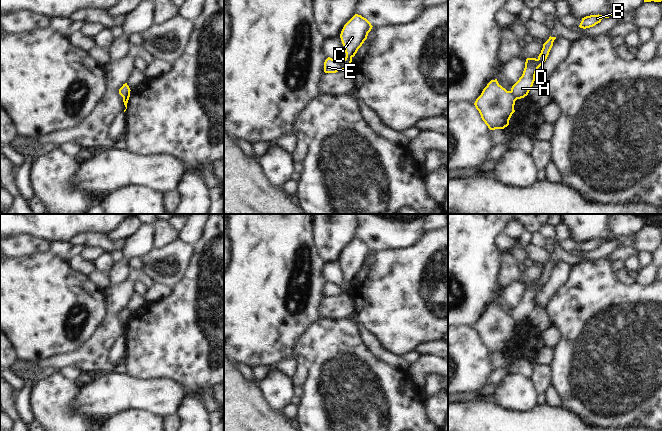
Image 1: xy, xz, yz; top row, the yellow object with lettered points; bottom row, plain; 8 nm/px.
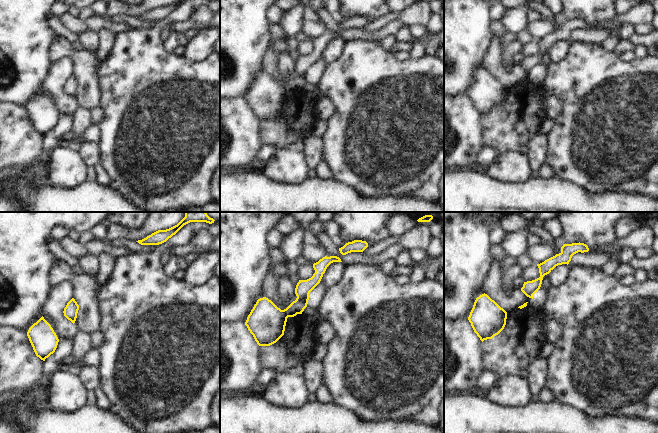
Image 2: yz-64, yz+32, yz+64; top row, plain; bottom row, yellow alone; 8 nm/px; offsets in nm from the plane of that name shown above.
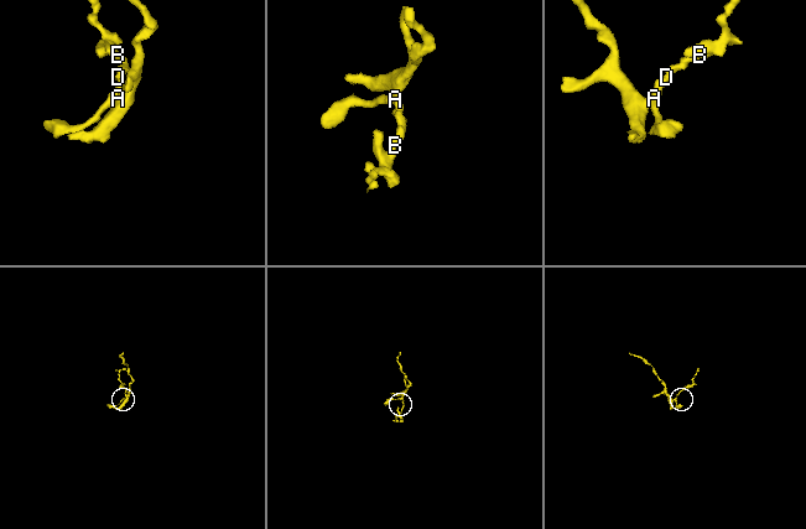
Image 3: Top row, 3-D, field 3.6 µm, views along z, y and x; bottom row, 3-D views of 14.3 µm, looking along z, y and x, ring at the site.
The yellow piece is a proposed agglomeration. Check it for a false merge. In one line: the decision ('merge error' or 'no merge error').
merge error

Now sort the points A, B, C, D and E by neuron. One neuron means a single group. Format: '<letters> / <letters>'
A B D E / C

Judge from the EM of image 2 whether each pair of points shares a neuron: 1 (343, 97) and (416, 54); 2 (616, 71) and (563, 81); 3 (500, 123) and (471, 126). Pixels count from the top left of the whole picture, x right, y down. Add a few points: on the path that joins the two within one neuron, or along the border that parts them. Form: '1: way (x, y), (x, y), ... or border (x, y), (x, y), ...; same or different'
1: border (426, 55), (418, 59), (411, 59); different
2: way (603, 77), (576, 78); same
3: border (481, 118), (482, 138), (485, 145); different

